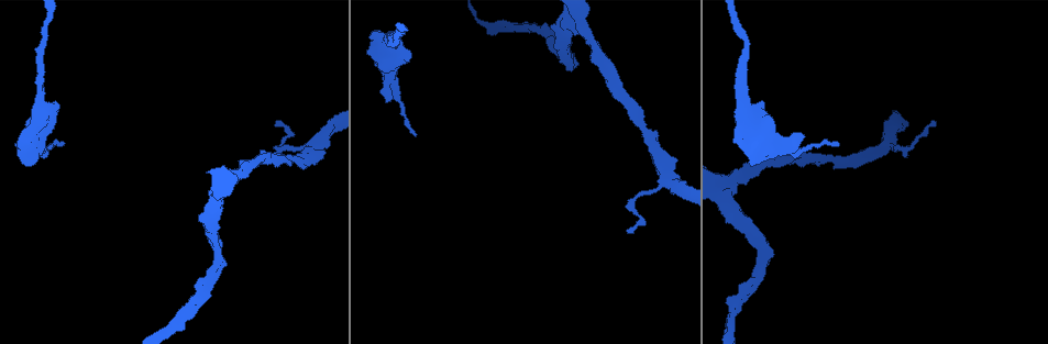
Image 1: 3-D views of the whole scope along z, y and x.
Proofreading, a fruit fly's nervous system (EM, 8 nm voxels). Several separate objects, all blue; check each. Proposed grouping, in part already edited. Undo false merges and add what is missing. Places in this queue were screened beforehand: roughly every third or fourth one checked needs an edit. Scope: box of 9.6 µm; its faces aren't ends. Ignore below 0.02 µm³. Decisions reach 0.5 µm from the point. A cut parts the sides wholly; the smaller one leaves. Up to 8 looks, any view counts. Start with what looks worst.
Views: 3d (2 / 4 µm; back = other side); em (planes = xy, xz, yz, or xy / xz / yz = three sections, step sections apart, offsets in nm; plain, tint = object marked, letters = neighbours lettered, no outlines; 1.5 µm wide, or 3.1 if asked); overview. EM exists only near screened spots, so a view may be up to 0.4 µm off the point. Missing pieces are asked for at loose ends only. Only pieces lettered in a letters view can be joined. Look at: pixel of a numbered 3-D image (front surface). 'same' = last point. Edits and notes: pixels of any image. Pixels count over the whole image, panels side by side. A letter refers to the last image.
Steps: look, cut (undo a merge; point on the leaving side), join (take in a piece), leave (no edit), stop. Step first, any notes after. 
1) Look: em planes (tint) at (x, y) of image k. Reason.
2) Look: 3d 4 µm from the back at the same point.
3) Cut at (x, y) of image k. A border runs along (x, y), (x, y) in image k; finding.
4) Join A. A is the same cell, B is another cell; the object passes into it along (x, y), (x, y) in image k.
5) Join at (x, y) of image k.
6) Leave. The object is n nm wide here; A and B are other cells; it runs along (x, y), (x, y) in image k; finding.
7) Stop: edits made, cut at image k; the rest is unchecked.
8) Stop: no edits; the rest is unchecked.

Look: em xz step 4 (tint) at (838, 144) of image 1. Tapers out.

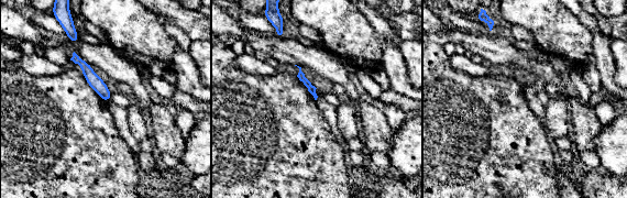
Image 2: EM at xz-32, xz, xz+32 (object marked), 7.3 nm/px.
Look: em yz step 8 (letters) at the same point.

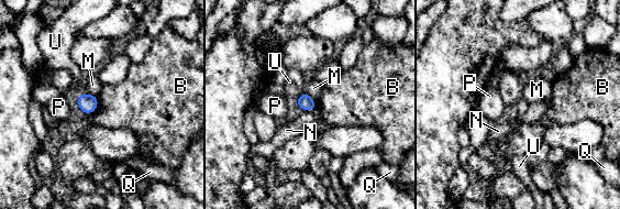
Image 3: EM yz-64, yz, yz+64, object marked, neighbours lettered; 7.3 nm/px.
Leave. The object is 110 nm wide here; B, M, N, P, Q and U are other cells; none of them fits.

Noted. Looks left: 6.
Look: em yz step 8 (tint) at (885, 148) of image 1. Sharp bend.

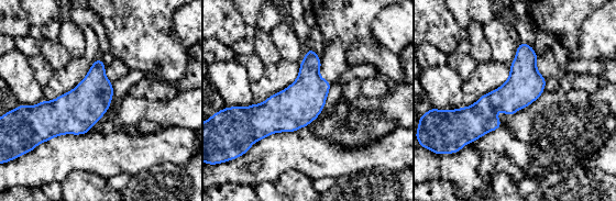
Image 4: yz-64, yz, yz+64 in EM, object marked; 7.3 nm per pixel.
Look: em planes (letters) at the same point.

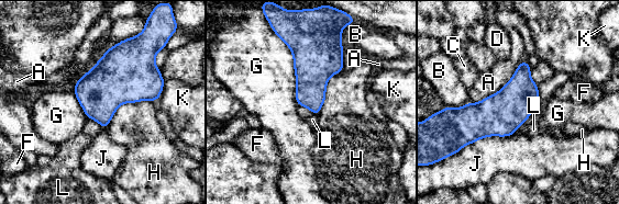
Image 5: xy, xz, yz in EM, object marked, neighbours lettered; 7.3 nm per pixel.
Leave. The object is 220 nm wide here; A, B, C, D, F, G, H, J, K and L are other cells; a border runs along (312, 113), (317, 116) in image 5; continuous, no second neuron.

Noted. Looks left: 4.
Look: em xz step 4 (tint) at (627, 232) of image 1. Thin end.

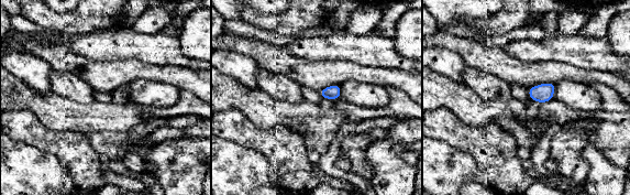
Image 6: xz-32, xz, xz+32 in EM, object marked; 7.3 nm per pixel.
Look: em planes (letters) at the same point. Cut it another way.

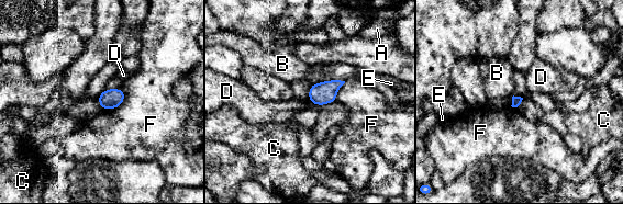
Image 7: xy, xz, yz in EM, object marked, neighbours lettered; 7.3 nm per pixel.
Leave. The object is 70 nm wide here; A, B, C, D, E and F are other cells; no lettered piece goes on from it.

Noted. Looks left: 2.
Stop: no edits; the rest is unchecked.

